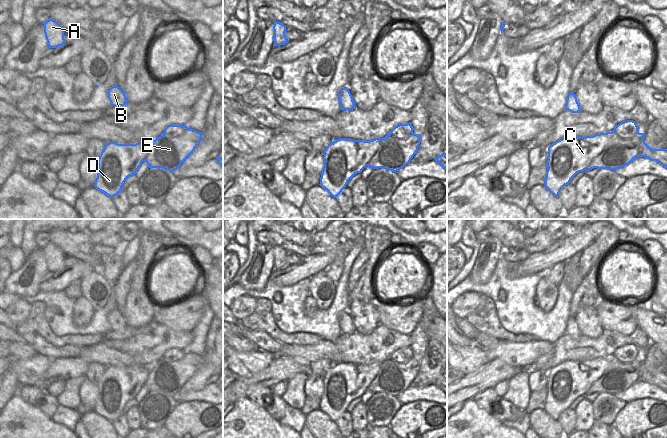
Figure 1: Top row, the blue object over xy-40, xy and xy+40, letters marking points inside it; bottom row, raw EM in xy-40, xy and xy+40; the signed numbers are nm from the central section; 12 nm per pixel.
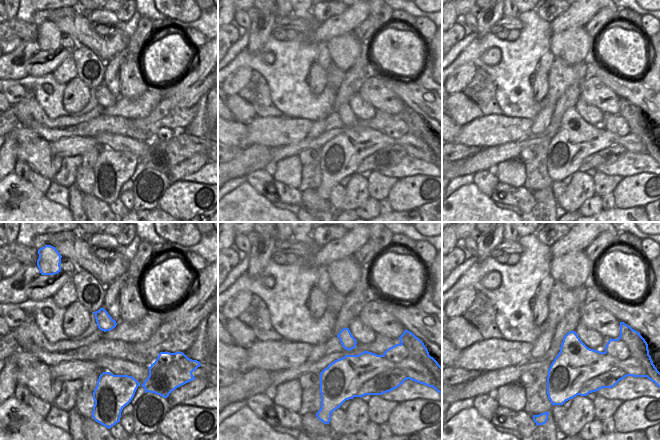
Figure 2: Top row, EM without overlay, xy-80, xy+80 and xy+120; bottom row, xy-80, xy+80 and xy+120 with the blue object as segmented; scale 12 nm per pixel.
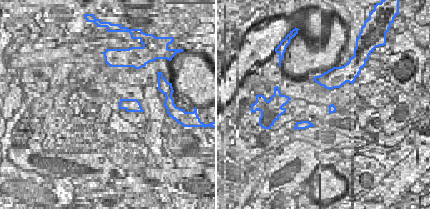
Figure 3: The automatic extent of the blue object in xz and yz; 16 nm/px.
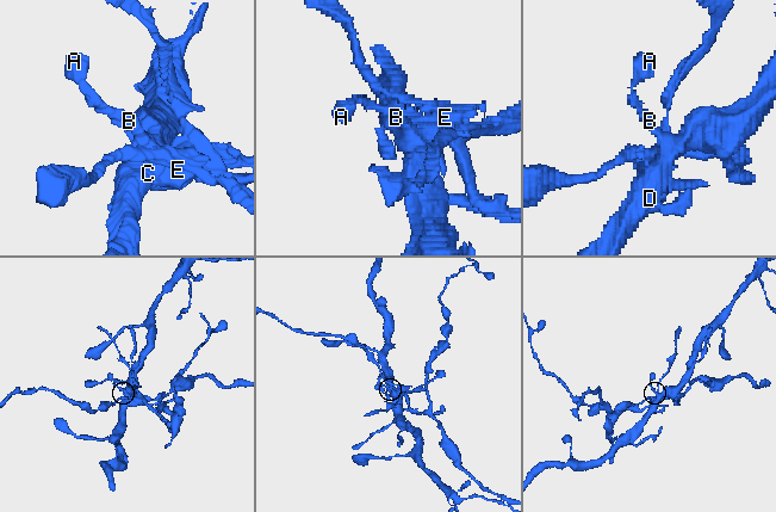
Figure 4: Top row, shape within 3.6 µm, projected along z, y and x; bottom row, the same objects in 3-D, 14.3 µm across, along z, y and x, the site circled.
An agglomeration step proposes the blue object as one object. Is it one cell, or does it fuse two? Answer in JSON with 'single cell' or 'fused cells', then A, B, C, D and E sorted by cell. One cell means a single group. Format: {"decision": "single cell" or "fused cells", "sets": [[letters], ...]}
{"decision": "fused cells", "sets": [["A", "B", "C", "D"], ["E"]]}

